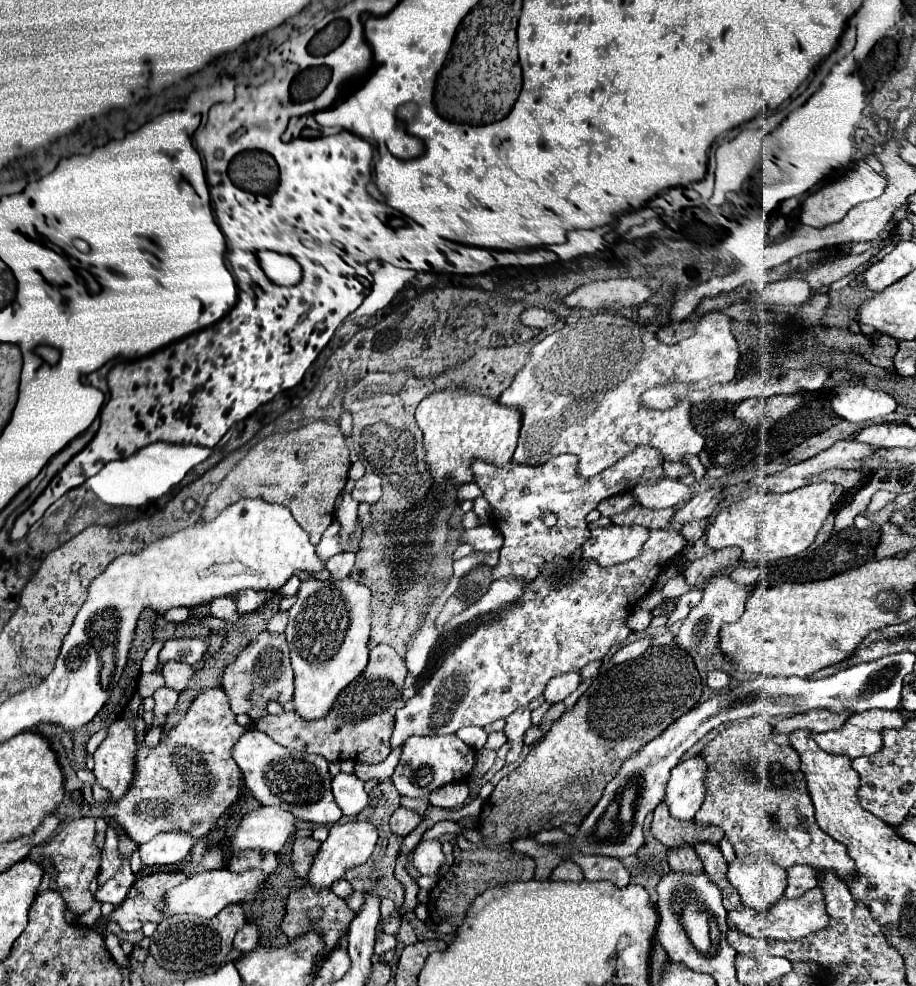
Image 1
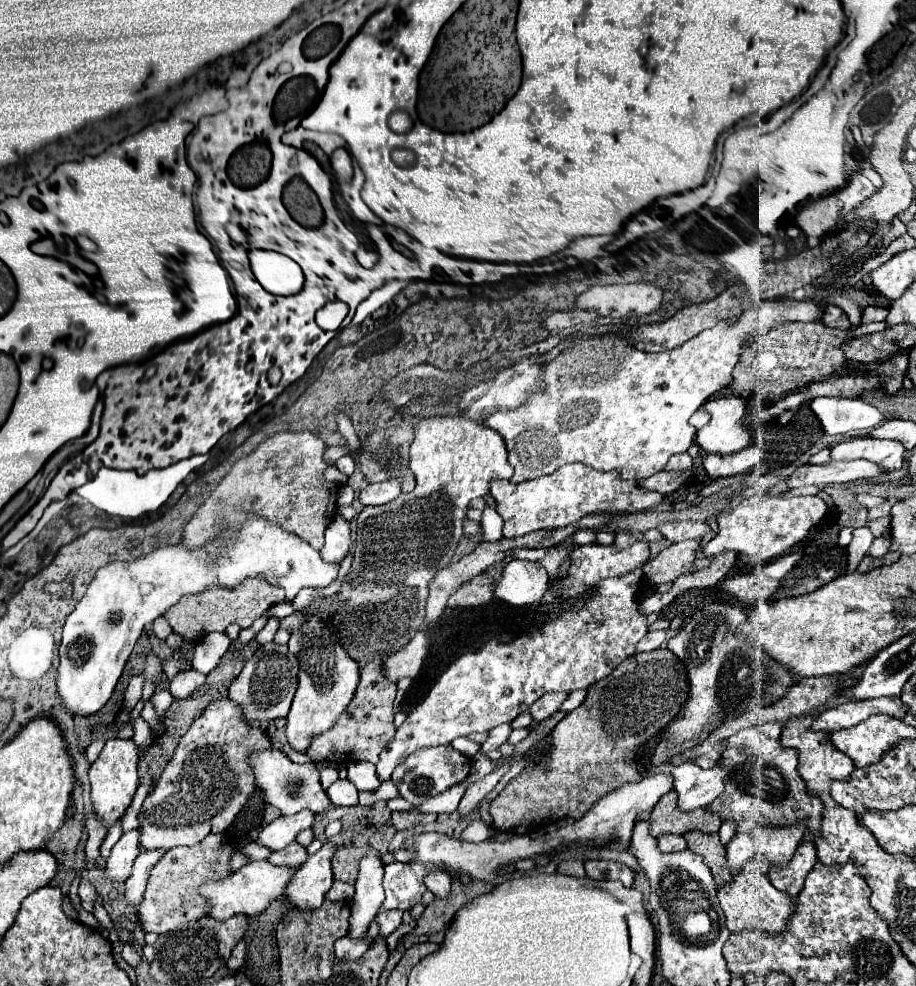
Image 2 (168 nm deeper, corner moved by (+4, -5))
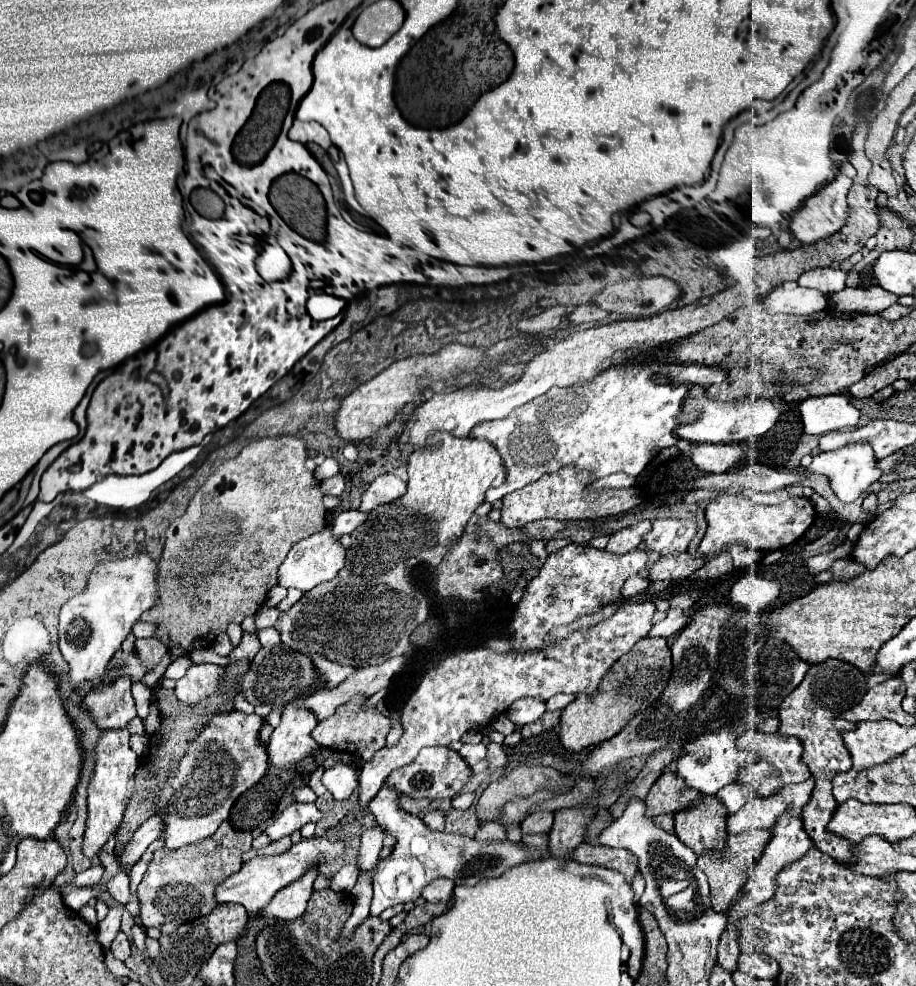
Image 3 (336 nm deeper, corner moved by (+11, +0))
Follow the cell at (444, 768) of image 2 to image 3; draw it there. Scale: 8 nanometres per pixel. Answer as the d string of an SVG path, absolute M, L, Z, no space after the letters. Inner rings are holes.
M423 748L415 762L409 766L401 766L393 770L387 778L387 782L397 788L401 794L407 794L411 798L453 798L469 780L471 768L469 764L459 756L459 752L453 752L449 748Z

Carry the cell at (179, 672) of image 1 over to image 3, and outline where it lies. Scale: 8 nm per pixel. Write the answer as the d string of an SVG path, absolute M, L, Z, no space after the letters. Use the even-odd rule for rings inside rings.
M193 664L187 670L187 674L181 680L177 680L177 698L187 706L199 704L201 700L217 692L223 672L225 668L217 664Z

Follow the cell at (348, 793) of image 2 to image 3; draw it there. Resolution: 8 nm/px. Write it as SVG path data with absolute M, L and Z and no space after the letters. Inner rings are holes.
M337 762L331 768L325 768L321 782L333 794L335 800L345 800L357 788L357 774L351 764Z

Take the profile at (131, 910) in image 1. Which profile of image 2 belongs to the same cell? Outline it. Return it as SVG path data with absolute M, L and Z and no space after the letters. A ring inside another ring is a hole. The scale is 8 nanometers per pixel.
M208 835L204 841L198 845L190 847L176 847L174 851L170 849L160 863L154 865L148 885L144 891L144 897L138 905L138 921L144 927L144 931L152 933L168 933L178 929L180 925L200 919L206 913L206 901L198 895L198 887L206 881L216 881L226 875L230 875L230 855L232 847L228 845L224 835Z

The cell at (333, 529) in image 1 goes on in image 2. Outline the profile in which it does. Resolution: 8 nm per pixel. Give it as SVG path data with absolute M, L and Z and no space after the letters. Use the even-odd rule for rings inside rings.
M338 515L326 529L326 543L324 543L322 551L320 551L324 561L336 563L336 561L344 559L344 555L348 553L350 541L352 541L350 533L352 533L350 523Z

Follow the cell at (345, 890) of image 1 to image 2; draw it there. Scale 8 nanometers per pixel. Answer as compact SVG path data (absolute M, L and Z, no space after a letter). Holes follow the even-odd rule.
M334 881L332 889L326 895L326 899L330 901L352 901L352 897L354 897L354 887L344 881Z

